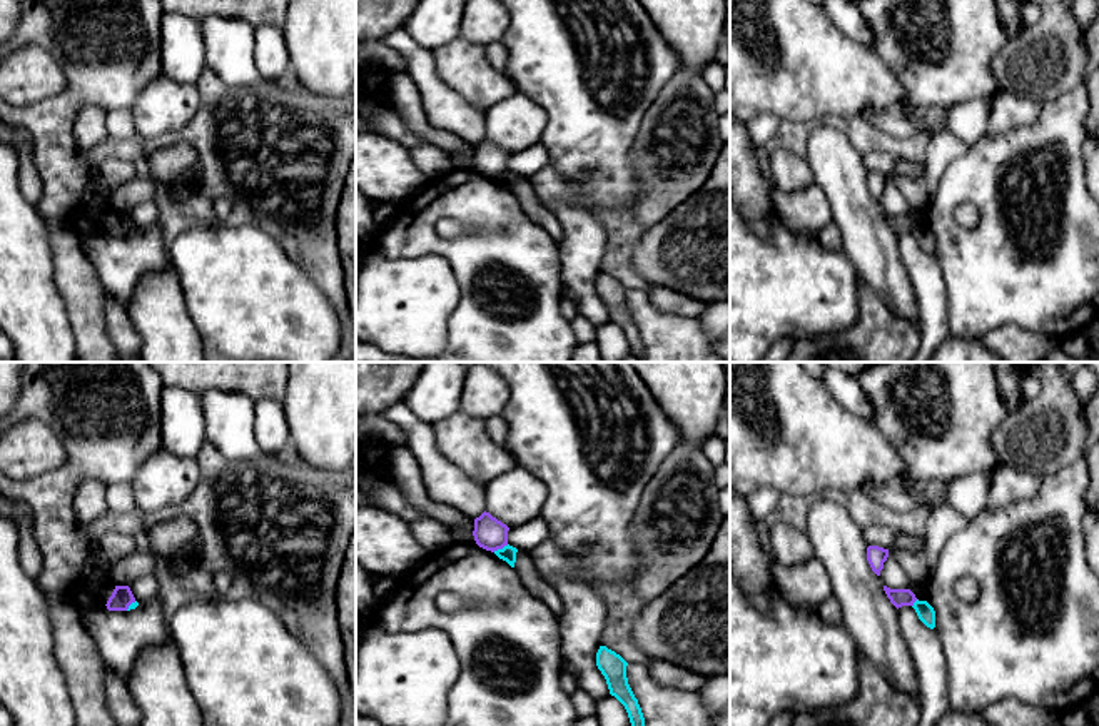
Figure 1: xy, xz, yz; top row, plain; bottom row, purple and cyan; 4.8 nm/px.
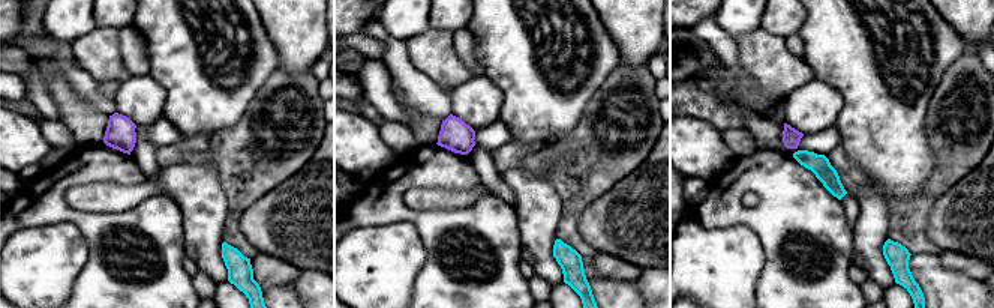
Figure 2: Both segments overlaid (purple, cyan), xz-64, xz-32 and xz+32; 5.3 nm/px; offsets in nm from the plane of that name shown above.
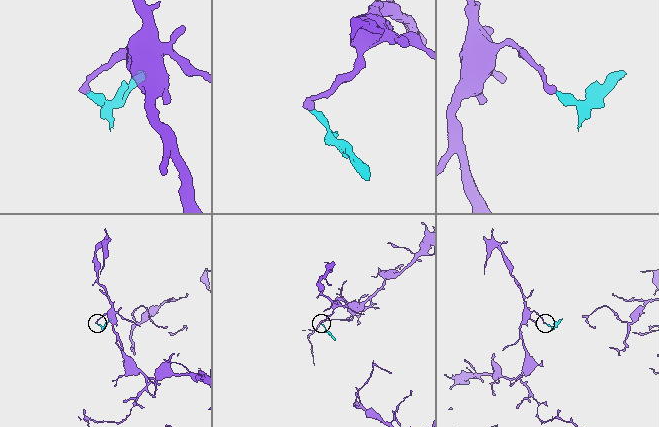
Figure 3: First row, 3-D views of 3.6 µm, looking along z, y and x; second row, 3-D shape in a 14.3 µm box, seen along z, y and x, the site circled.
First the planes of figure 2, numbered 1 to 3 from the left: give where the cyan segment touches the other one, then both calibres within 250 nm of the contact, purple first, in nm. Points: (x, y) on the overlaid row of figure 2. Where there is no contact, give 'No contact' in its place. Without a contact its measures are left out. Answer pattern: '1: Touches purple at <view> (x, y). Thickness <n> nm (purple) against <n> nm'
1: No contact
2: No contact
3: No contact

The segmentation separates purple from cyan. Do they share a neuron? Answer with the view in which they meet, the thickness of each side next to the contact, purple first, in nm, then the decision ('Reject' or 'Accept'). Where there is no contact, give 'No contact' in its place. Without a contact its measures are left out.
Touches purple in xz. Thickness 160 nm (purple) against 80 nm. Reject

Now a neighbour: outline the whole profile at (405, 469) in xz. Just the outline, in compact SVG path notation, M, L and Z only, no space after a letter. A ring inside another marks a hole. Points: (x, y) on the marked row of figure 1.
M396 446L387 452L387 467L392 482L409 504L424 516L453 529L454 542L476 544L473 536L474 519L466 517L451 506L431 499L423 482L421 466L408 446Z

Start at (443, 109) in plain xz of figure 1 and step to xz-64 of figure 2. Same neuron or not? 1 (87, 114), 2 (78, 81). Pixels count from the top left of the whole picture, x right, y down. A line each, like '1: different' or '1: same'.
1: different
2: same

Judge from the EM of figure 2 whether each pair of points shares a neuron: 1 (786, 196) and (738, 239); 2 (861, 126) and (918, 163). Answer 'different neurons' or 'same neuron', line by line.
1: different neurons
2: same neuron

